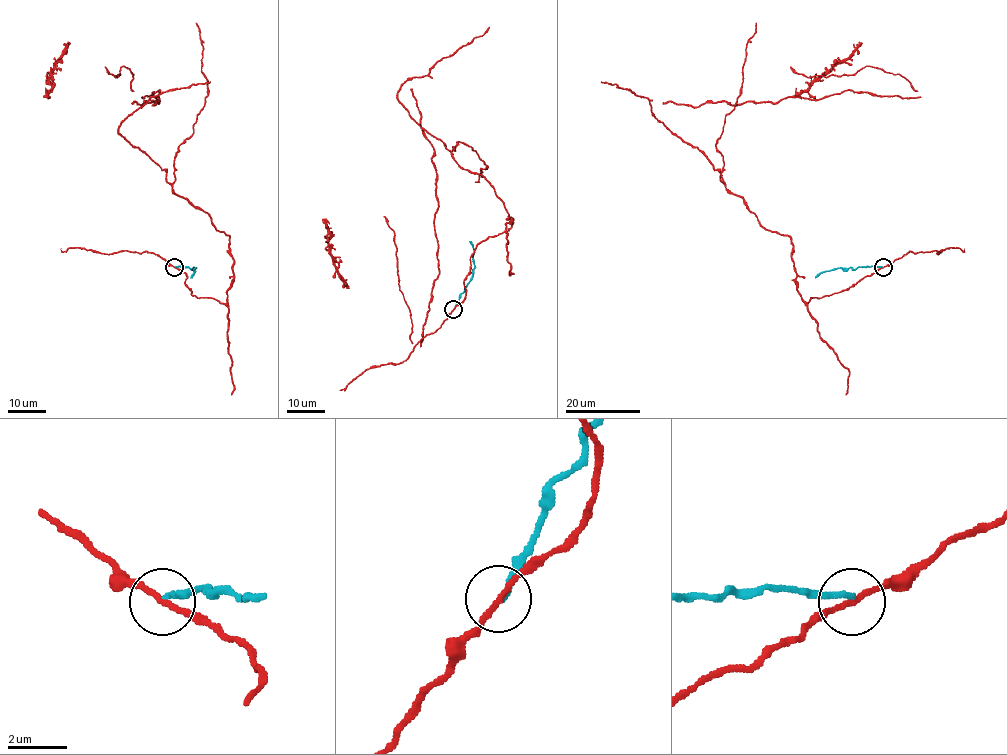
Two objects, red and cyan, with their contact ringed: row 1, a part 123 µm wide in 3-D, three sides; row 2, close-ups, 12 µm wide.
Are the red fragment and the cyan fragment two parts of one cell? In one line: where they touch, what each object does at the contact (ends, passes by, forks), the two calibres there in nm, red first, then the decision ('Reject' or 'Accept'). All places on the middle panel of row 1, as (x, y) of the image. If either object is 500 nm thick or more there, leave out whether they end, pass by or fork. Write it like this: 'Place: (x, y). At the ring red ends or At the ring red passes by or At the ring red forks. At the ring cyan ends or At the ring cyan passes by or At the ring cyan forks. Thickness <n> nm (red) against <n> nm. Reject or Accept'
Place: (453, 309). At the ring red passes by. At the ring cyan ends. Thickness 180 nm (red) against 190 nm. Reject

